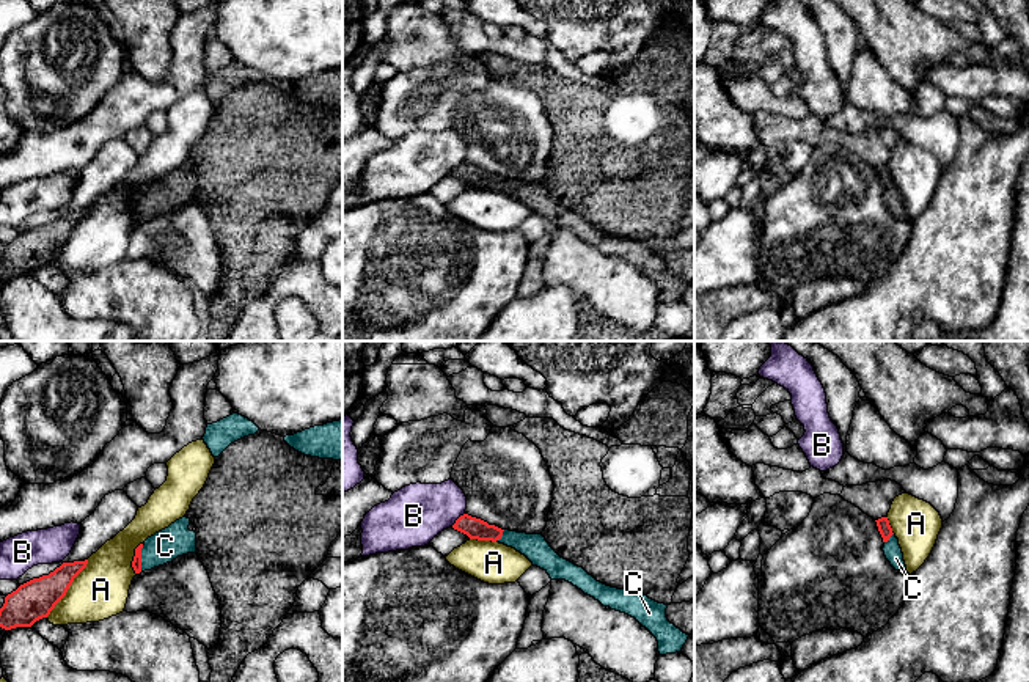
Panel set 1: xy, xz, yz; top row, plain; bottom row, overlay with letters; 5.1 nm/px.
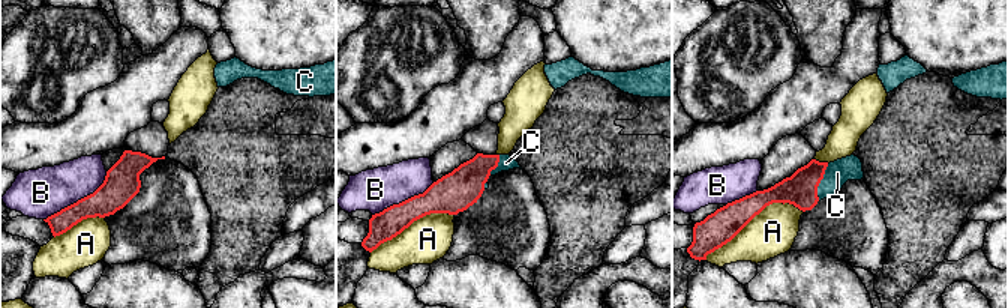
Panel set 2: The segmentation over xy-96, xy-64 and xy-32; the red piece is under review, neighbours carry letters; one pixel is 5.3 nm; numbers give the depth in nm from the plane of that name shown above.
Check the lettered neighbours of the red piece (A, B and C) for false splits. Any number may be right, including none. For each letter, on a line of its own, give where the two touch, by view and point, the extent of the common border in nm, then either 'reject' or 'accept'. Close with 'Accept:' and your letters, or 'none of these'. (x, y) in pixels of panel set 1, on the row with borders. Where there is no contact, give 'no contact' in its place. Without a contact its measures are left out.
A: contact xy (68, 588); length 360 nm; reject
B: contact xz (457, 519); length 100 nm; reject
C: contact xy (140, 558); length 140 nm; accept
Accept: C

